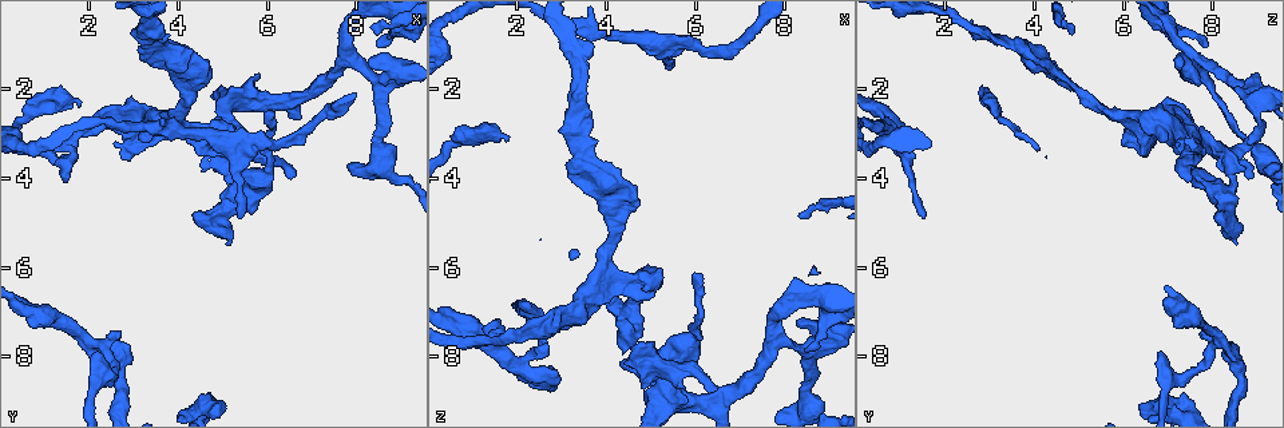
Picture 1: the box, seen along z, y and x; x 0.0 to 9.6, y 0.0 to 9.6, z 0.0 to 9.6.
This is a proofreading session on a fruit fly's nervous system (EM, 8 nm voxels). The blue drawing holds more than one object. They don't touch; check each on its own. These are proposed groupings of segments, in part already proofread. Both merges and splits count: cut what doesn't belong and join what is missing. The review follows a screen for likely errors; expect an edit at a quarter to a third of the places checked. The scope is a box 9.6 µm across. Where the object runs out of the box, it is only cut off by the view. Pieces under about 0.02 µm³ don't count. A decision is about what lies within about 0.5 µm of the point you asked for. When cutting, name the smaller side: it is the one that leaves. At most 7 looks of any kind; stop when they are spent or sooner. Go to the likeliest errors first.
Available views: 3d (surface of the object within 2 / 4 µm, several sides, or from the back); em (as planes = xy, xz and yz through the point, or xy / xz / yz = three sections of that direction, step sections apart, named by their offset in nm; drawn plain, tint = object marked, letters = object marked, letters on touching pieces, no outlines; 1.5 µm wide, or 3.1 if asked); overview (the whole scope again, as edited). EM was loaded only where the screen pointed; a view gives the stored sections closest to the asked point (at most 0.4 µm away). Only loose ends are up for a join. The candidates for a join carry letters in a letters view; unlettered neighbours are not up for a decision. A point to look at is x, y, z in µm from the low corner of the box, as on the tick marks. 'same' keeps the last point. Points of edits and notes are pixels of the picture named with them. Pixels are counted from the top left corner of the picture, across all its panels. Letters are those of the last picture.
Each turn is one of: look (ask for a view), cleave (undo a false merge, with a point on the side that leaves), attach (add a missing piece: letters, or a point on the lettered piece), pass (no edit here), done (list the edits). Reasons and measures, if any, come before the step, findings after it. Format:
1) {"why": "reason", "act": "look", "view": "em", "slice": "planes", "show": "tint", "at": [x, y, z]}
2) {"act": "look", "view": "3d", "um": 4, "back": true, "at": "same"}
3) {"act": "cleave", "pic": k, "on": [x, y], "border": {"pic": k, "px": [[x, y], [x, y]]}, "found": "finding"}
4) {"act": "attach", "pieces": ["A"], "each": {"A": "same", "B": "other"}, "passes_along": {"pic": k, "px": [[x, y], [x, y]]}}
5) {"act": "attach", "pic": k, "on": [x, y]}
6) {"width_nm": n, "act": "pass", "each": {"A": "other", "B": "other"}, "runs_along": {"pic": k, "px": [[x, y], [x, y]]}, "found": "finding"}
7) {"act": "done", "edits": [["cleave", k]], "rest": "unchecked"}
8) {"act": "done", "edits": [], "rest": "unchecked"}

{"why": "sudden change in width", "act": "look", "view": "3d", "um": 4, "at": [5.30, 3.50, 8.25]}

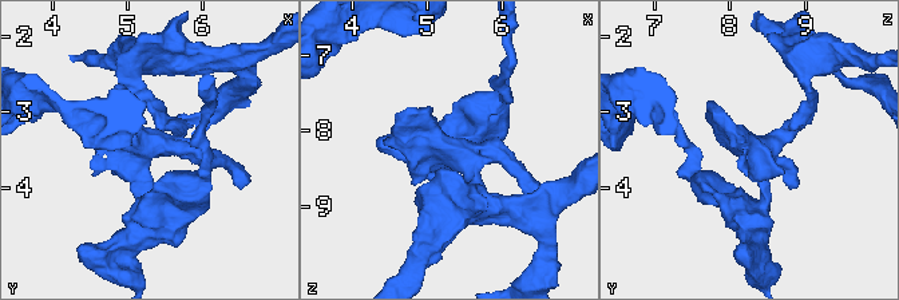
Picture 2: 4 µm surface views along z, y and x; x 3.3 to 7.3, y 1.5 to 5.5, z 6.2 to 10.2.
{"why": "shape alone is not enough", "act": "look", "view": "em", "slice": "planes", "show": "tint", "at": [5.30, 3.45, 8.25]}

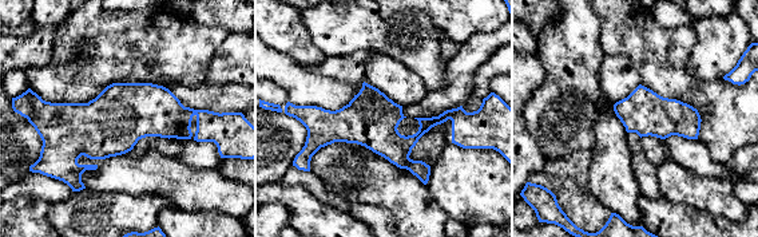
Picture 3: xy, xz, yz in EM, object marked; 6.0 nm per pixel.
{"why": "see the neighbours", "act": "look", "view": "em", "slice": "planes", "show": "letters", "at": "same"}

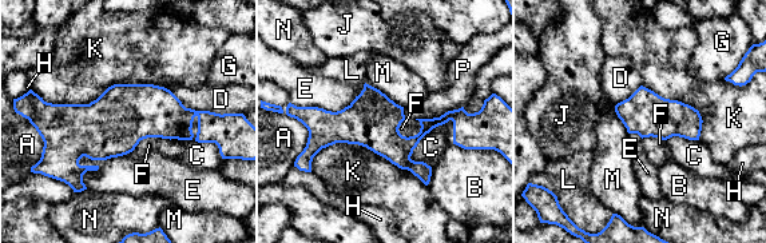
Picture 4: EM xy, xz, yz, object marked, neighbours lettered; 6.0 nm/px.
{"longest_contact_nm": ["K", 750], "act": "pass", "each": {"A": "other", "B": "other", "C": "other", "D": "other", "E": "other", "F": "other", "G": "other", "H": "other", "J": "other", "K": "other", "L": "other", "M": "other", "N": "other", "P": "other"}, "border": {"pic": 4, "px": [[162, 86], [39, 96]]}, "found": "one neuron here"}

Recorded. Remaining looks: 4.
{"why": "three arms meet", "act": "look", "view": "3d", "um": 4, "at": [1.50, 3.20, 7.65]}

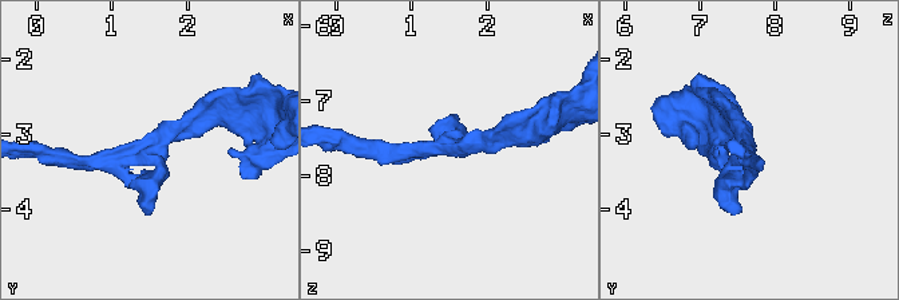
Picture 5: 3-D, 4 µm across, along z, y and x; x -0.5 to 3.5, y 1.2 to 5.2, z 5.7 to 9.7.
{"arms": 3, "arm_widths_nm": [200, 220, 280], "why": "shape alone is not enough", "act": "look", "view": "em", "slice": "planes", "show": "letters", "at": [1.55, 3.20, 7.60]}

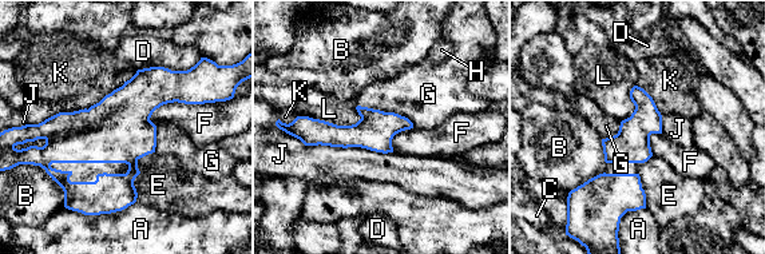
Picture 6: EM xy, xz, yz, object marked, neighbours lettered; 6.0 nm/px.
{"longest_contact_nm": ["J", 650], "act": "pass", "each": {"A": "other", "B": "other", "C": "other", "D": "other", "E": "other", "F": "other", "G": "other", "H": "other", "J": "other", "K": "other", "L": "other"}, "runs_along": {"pic": 6, "px": [[301, 122], [325, 134], [408, 124]]}, "found": "one neuron here"}

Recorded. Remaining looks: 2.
{"act": "look", "view": "em", "slice": "planes", "show": "letters", "at": [4.35, 4.90, 8.15]}

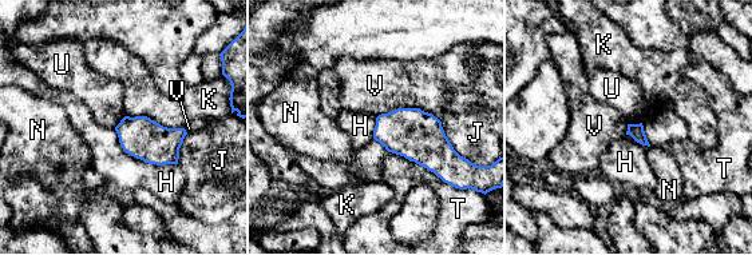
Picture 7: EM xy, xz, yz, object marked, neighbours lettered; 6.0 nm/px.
{"act": "pass", "each": {"H": "other", "J": "other", "K": "other", "N": "other", "T": "other", "U": "other", "V": "other"}, "border": {"pic": 7, "px": [[114, 128], [126, 152], [177, 164]]}, "found": "none of them fits"}

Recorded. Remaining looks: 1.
{"act": "done", "edits": [], "rest": "unchecked"}

